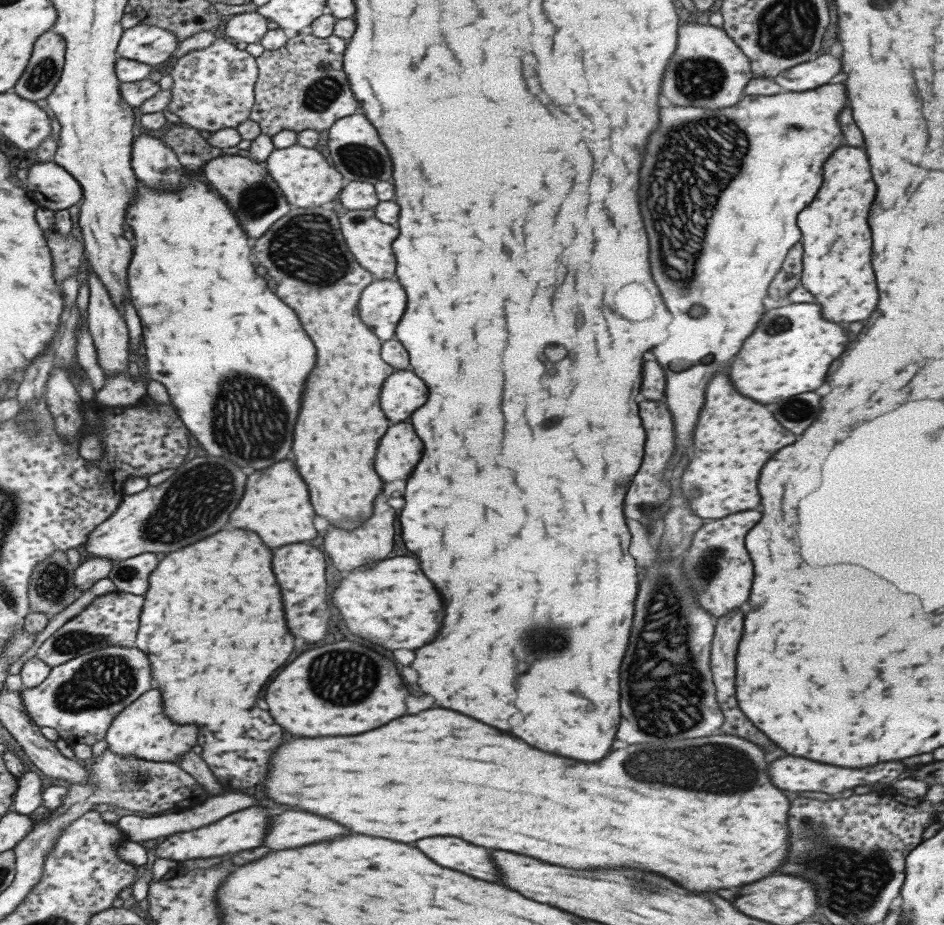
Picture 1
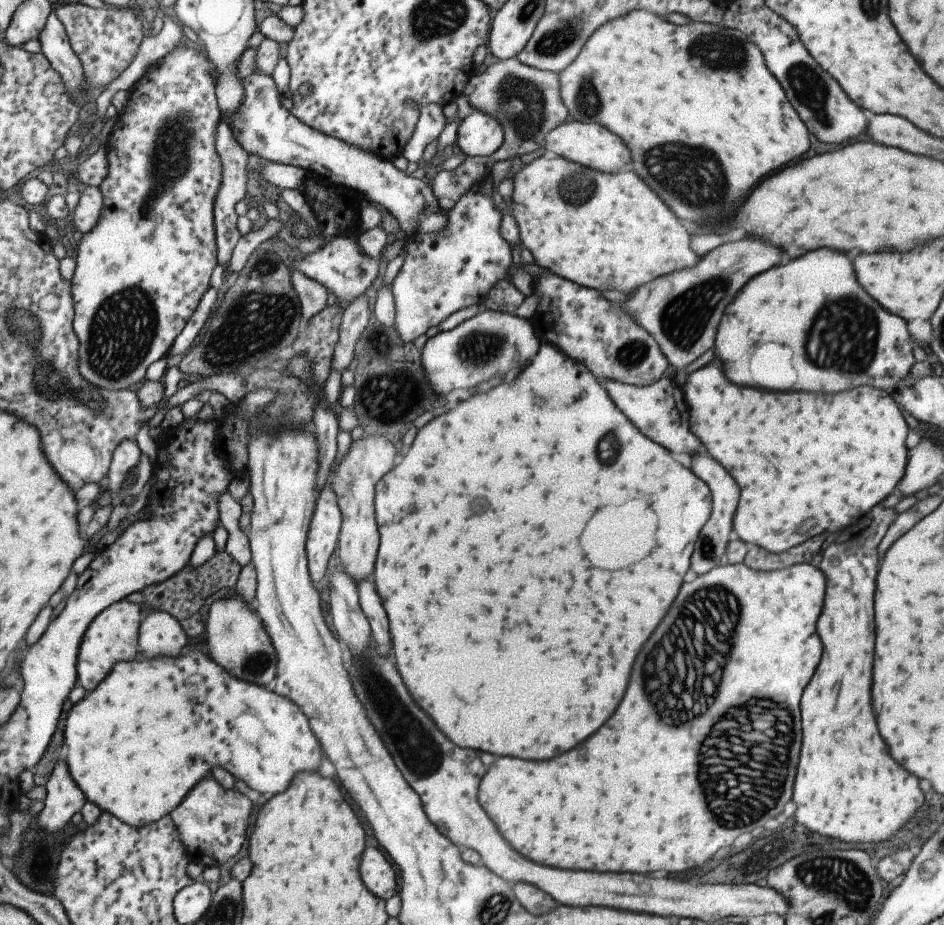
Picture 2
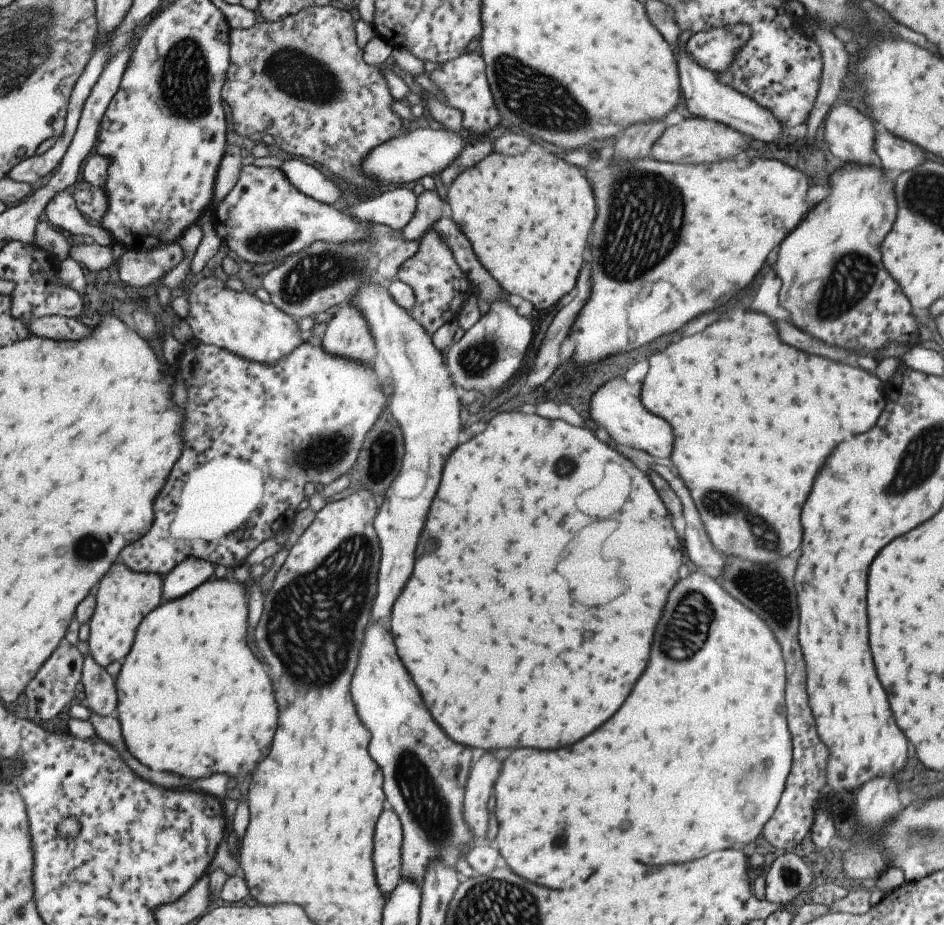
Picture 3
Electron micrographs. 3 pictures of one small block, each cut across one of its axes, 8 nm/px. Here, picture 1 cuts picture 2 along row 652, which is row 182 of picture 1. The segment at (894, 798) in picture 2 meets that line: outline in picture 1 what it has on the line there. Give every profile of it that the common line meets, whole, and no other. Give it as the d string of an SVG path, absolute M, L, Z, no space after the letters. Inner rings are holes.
M841 146L825 160L823 182L813 202L797 214L803 244L801 284L813 294L827 320L859 322L875 310L877 290L869 266L871 236L867 226L873 196L875 186L869 176L865 152L861 148Z

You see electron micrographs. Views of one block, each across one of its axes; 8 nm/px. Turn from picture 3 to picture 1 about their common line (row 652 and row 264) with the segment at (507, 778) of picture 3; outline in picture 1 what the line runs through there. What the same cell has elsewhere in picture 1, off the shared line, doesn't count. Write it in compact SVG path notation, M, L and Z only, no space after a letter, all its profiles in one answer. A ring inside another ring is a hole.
M827 83L803 92L782 91L775 96L742 96L735 106L721 110L701 110L695 106L659 108L659 126L647 138L639 168L639 212L649 238L651 276L661 292L663 304L673 316L671 324L683 334L671 336L667 346L651 348L665 374L663 402L672 418L674 436L679 440L675 456L685 452L681 440L687 440L693 432L703 406L703 390L711 374L739 352L743 340L753 332L765 312L762 300L768 296L769 283L787 250L799 242L795 216L813 200L821 184L823 160L841 146L841 132L835 122L837 112L845 106L841 84ZM697 176L701 184L697 184ZM669 258L679 258L681 262L673 266ZM693 306L701 306L705 312L691 318L687 312Z

